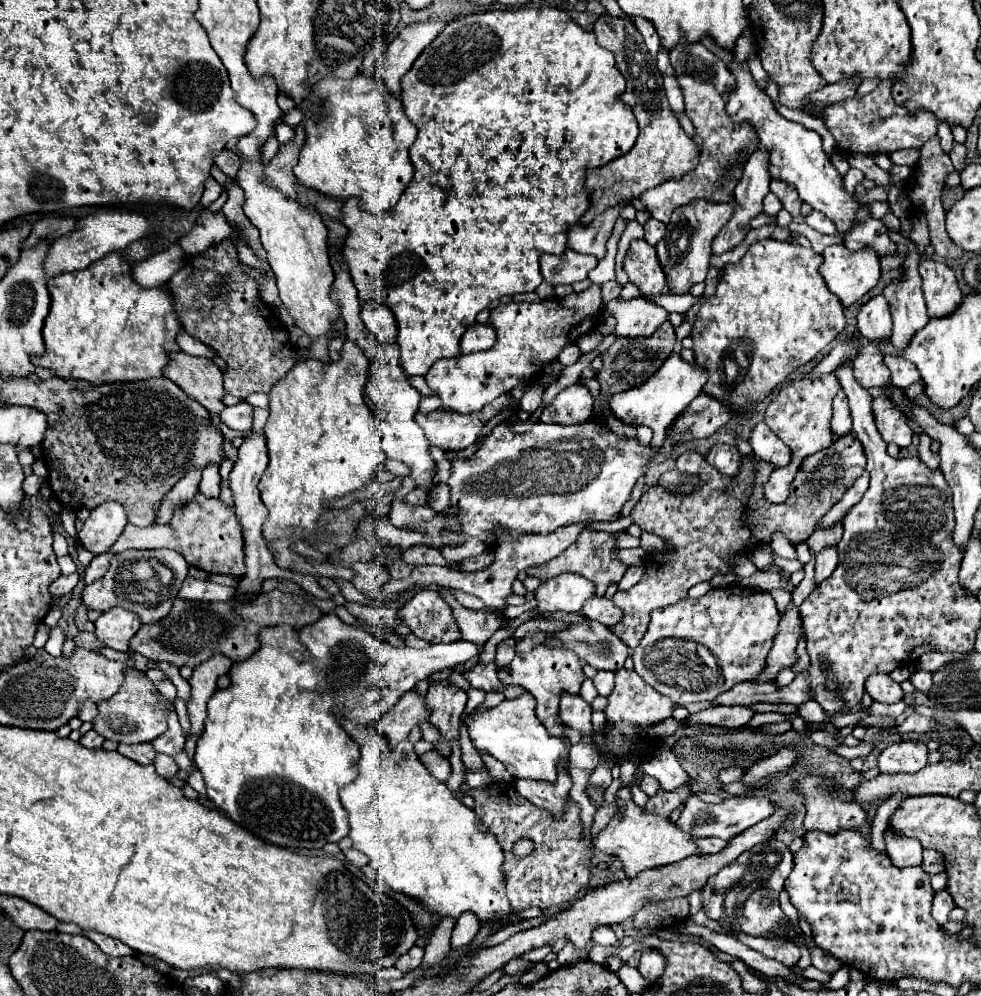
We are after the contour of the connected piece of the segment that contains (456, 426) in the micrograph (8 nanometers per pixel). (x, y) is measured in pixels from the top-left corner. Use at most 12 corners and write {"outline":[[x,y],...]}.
{"outline":[[500,395],[472,415],[416,413],[430,445],[470,447],[480,429],[510,405]]}

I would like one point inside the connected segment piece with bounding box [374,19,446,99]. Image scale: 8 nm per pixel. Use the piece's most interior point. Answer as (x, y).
(410, 42)

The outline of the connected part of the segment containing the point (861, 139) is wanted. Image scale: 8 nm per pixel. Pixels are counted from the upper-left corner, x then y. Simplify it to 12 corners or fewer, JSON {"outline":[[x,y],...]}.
{"outline":[[892,81],[834,103],[824,123],[846,153],[894,153],[936,135]]}

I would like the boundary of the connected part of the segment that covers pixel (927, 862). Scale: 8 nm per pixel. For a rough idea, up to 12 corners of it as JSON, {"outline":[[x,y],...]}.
{"outline":[[924,851],[922,869],[928,875],[944,871],[944,859],[936,851]]}

